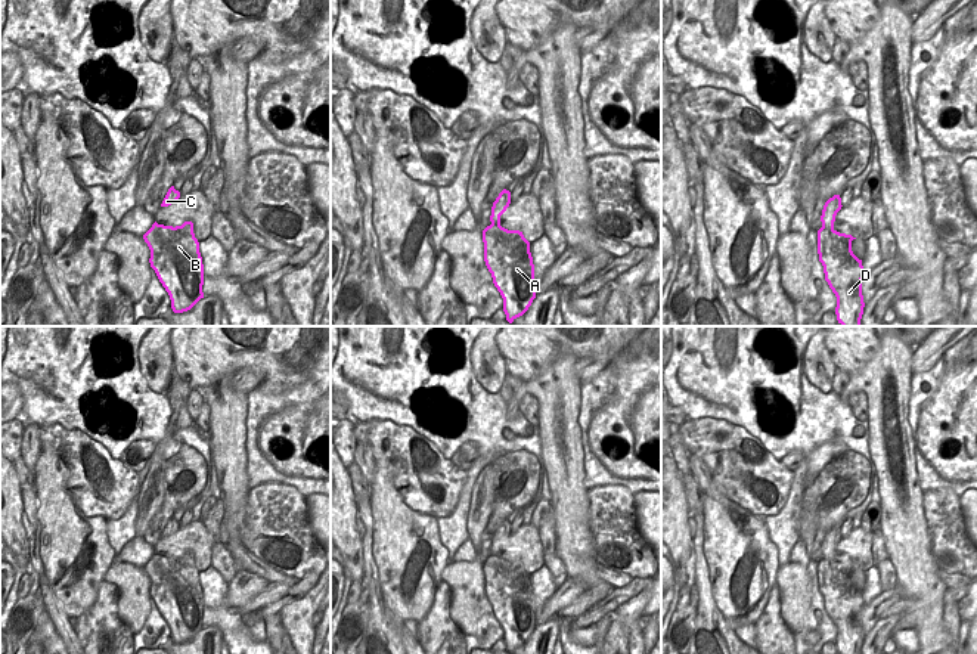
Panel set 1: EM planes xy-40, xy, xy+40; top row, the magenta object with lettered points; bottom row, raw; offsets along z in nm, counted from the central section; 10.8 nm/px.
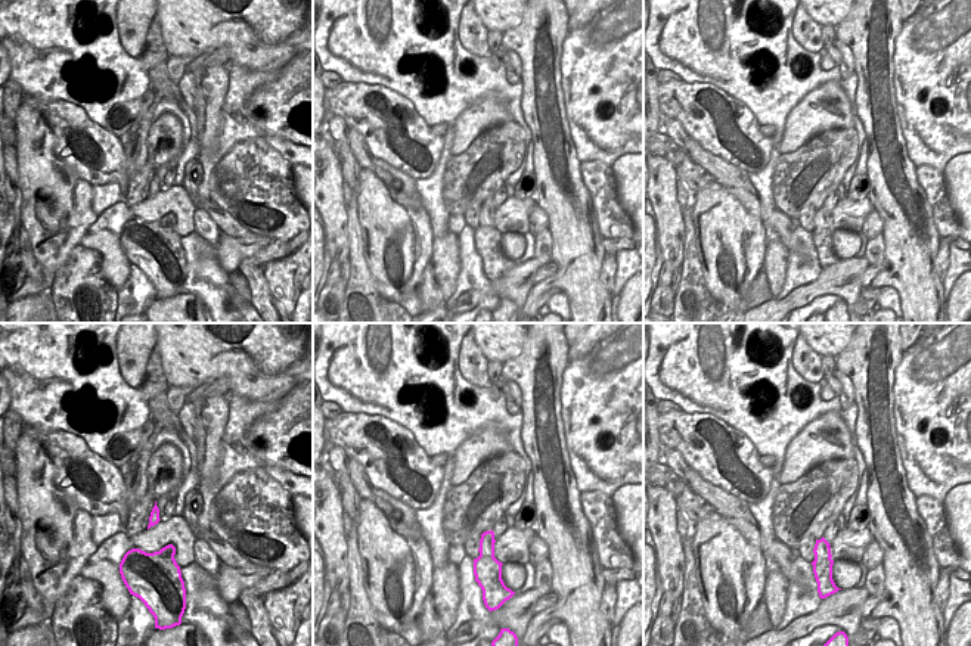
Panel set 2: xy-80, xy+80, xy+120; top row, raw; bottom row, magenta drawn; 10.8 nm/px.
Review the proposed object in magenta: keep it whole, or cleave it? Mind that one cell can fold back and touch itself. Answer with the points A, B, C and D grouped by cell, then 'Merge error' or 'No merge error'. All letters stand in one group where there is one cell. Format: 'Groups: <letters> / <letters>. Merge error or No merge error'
Groups: A B D / C. Merge error

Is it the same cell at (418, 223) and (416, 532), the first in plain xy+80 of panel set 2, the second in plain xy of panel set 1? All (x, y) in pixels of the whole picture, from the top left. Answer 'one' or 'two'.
one

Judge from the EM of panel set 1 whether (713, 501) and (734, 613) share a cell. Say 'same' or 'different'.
same

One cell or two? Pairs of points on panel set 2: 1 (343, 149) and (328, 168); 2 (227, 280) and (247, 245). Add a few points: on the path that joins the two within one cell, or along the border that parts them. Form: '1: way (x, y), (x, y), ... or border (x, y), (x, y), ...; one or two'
1: border (332, 148), (344, 180); two
2: border (214, 245), (217, 263), (229, 272), (236, 272); two

